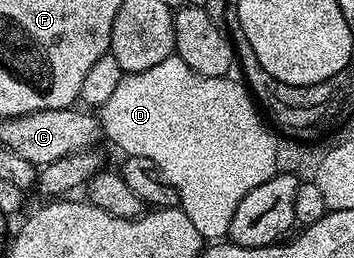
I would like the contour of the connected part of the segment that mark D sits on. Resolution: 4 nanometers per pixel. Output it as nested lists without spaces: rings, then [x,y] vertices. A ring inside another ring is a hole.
[[[173,53],[170,57],[166,57],[166,61],[162,61],[162,65],[154,65],[154,69],[125,74],[124,78],[118,81],[118,89],[114,89],[111,97],[98,108],[98,118],[103,138],[105,140],[109,139],[112,143],[117,143],[124,150],[123,154],[125,156],[146,157],[150,161],[154,161],[154,165],[158,165],[164,180],[170,185],[174,185],[174,189],[178,193],[180,210],[186,213],[186,217],[190,217],[190,221],[194,221],[194,229],[198,229],[198,233],[203,239],[206,241],[220,241],[227,236],[230,221],[234,217],[234,209],[238,209],[242,197],[246,197],[246,193],[250,193],[250,189],[258,189],[258,185],[262,185],[262,181],[270,181],[270,177],[277,174],[278,171],[276,168],[278,139],[268,132],[267,125],[260,120],[260,115],[256,110],[258,110],[258,104],[243,82],[237,81],[235,83],[232,77],[215,79],[214,77],[199,75],[194,69],[190,69],[190,65],[186,65],[186,61],[182,61],[179,55]],[[207,99],[209,99],[208,108],[205,109],[204,116],[200,119],[200,106]]]

